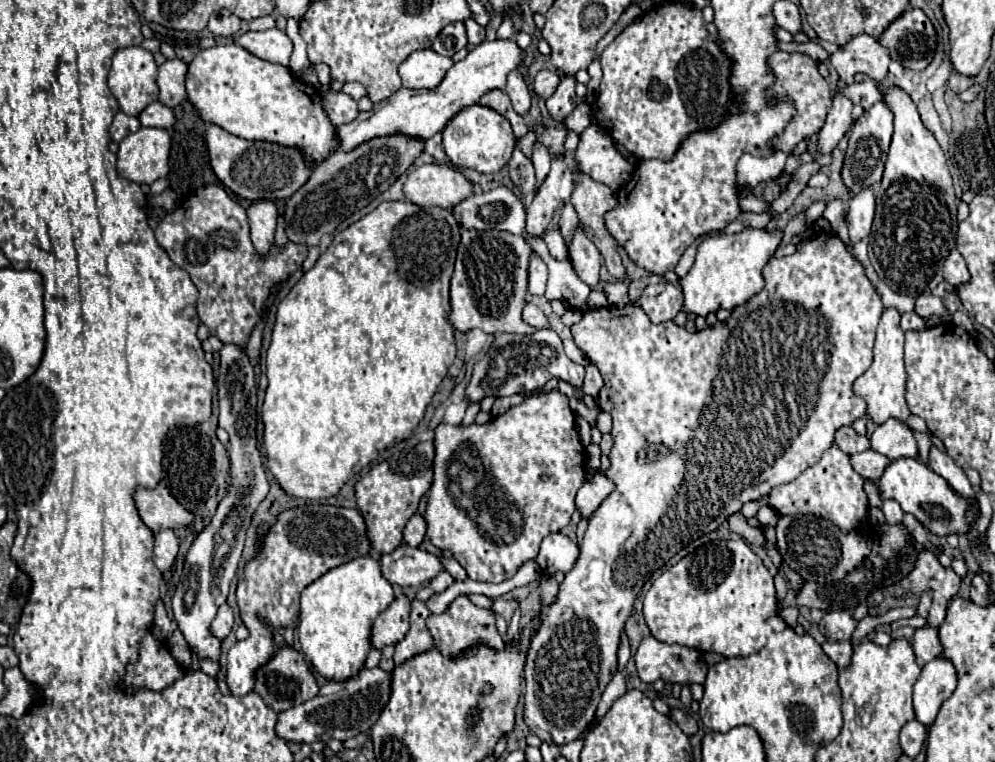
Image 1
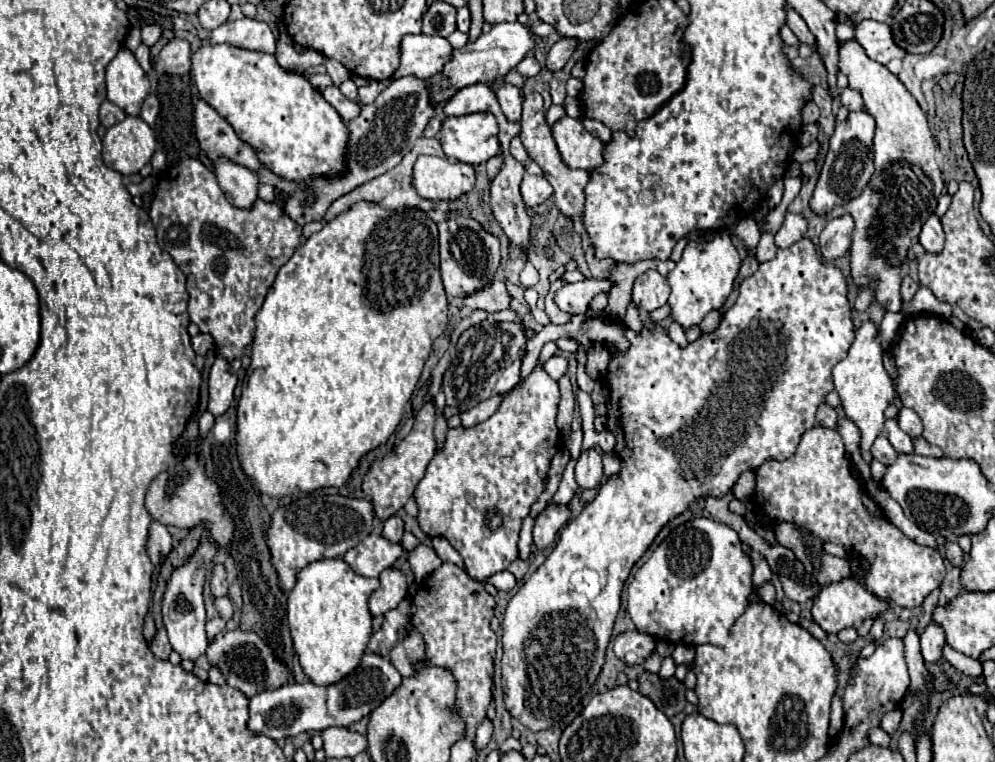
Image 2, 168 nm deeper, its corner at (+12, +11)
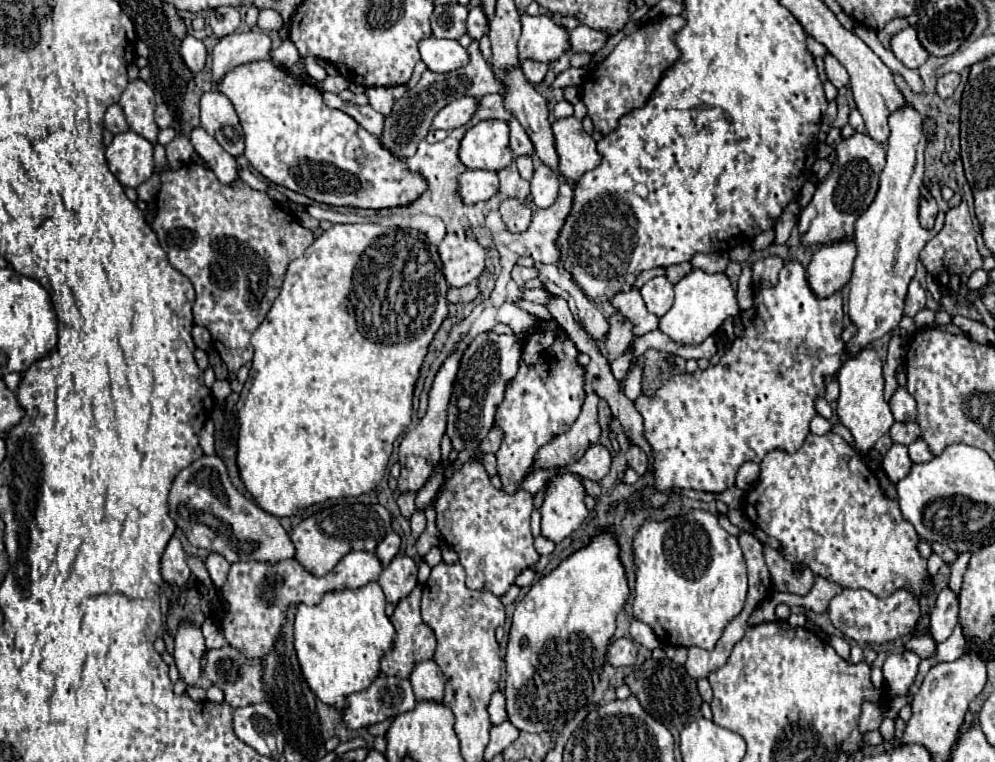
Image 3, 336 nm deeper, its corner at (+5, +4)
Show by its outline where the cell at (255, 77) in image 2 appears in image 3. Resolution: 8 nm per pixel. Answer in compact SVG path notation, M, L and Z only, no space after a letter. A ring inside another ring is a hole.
M255 61L229 71L219 83L223 91L235 105L245 133L245 157L255 171L259 171L269 181L307 195L317 203L327 203L333 207L353 207L353 209L389 209L411 205L427 191L427 179L407 169L405 159L393 155L379 137L369 135L353 117L343 111L329 109L323 103L321 91L311 87L291 73L275 67L269 61Z

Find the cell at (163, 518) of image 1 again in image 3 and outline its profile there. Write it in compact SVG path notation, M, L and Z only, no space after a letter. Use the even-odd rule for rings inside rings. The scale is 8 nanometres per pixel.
M203 455L175 477L169 491L169 505L171 517L175 519L177 527L183 529L183 533L195 547L215 551L223 555L229 563L277 563L283 559L291 559L295 555L295 545L285 527L279 523L279 519L259 509L251 499L247 499L233 487L225 463L217 455ZM213 491L223 491L223 497L215 495Z

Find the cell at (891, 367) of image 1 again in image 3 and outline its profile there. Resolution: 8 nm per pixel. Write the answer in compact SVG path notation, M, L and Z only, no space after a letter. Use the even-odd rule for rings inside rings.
M867 347L857 357L851 357L849 361L845 361L837 373L837 379L841 385L841 393L837 399L837 415L839 415L839 421L851 431L855 449L859 453L869 453L873 449L873 445L877 443L877 439L881 435L885 435L895 421L891 415L889 403L883 399L881 369L883 369L883 363L881 363L877 351Z

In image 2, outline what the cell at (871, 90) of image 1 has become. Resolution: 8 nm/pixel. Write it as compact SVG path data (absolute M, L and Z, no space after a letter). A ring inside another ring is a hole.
M846 86L842 92L840 92L840 98L842 98L842 104L848 108L848 110L860 110L864 108L864 100L860 96L858 90Z

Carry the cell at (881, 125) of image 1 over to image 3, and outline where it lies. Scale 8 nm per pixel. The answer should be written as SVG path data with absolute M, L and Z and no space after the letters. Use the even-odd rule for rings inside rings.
M855 133L853 137L843 139L835 151L837 159L833 171L819 183L813 199L799 213L797 229L805 247L831 245L841 239L851 239L855 219L871 205L877 195L879 175L885 163L885 147L873 141L869 135Z

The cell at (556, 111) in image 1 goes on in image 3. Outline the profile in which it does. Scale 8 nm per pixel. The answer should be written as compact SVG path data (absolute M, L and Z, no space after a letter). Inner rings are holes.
M579 25L577 29L571 31L571 51L575 51L575 53L579 53L579 51L595 53L607 43L607 37L609 35L605 31L591 29L587 25Z

